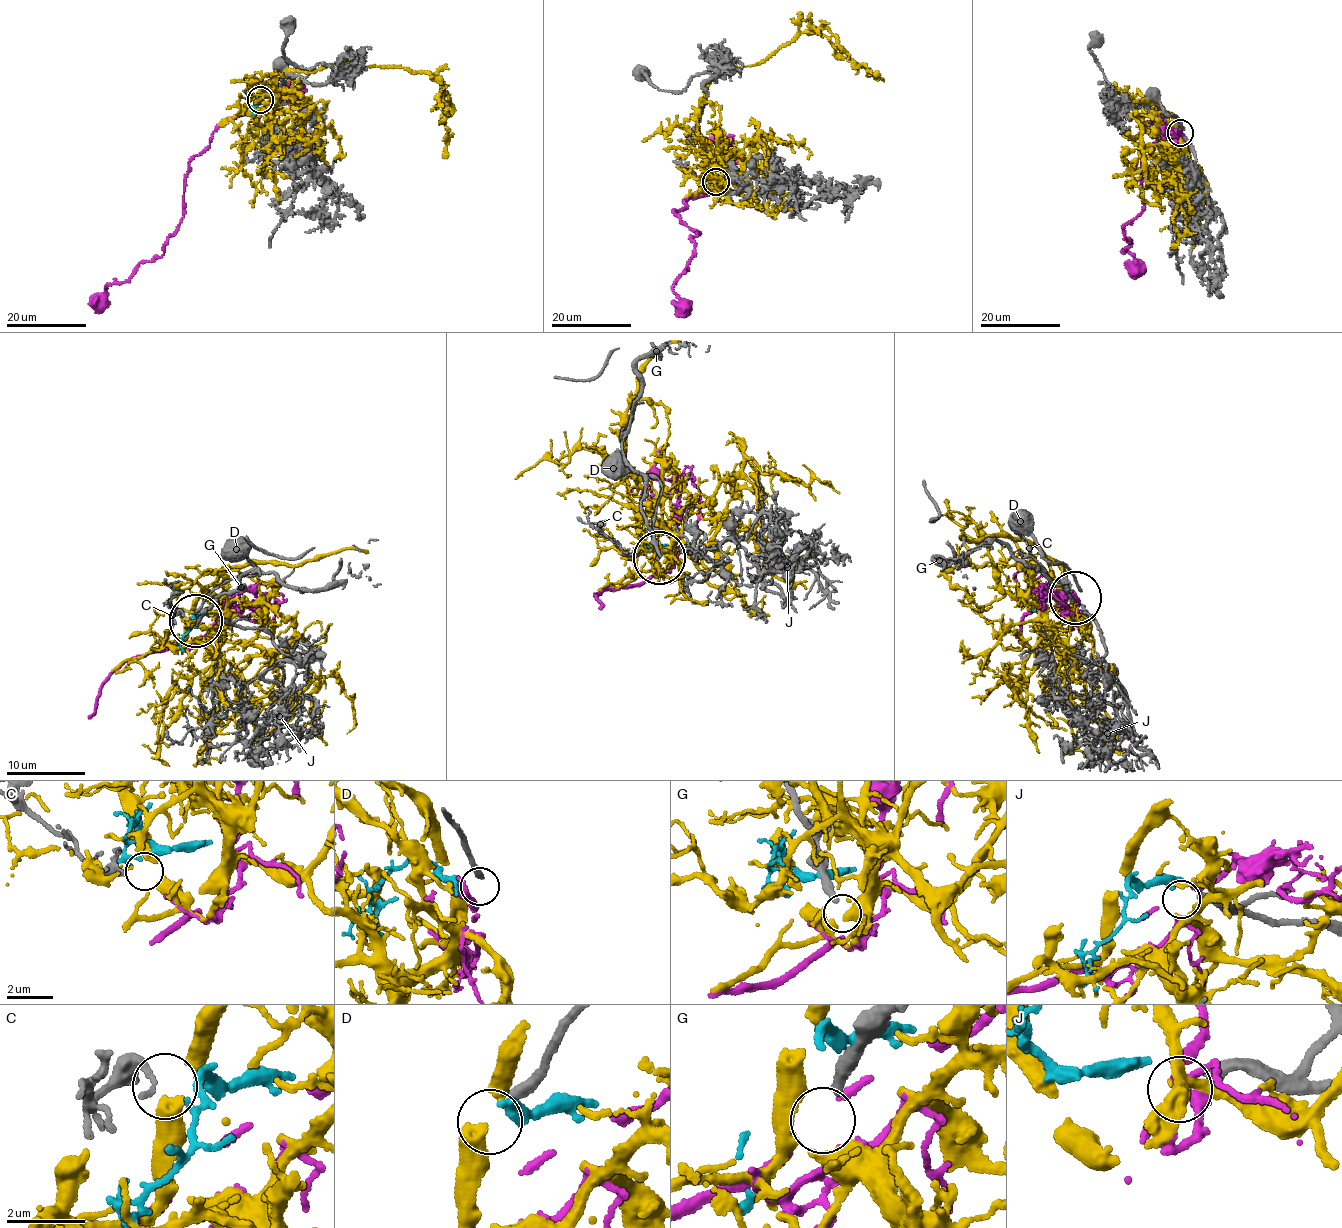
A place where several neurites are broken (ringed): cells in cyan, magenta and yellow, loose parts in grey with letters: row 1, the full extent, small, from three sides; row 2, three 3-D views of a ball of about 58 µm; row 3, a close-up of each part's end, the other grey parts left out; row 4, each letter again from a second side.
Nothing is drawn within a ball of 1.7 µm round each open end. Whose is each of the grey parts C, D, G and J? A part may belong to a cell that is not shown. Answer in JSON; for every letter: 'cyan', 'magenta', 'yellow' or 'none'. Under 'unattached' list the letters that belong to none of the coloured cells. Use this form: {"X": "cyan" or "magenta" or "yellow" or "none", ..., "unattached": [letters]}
{"C": "yellow", "D": "none", "G": "none", "J": "magenta", "unattached": ["D", "G"]}

